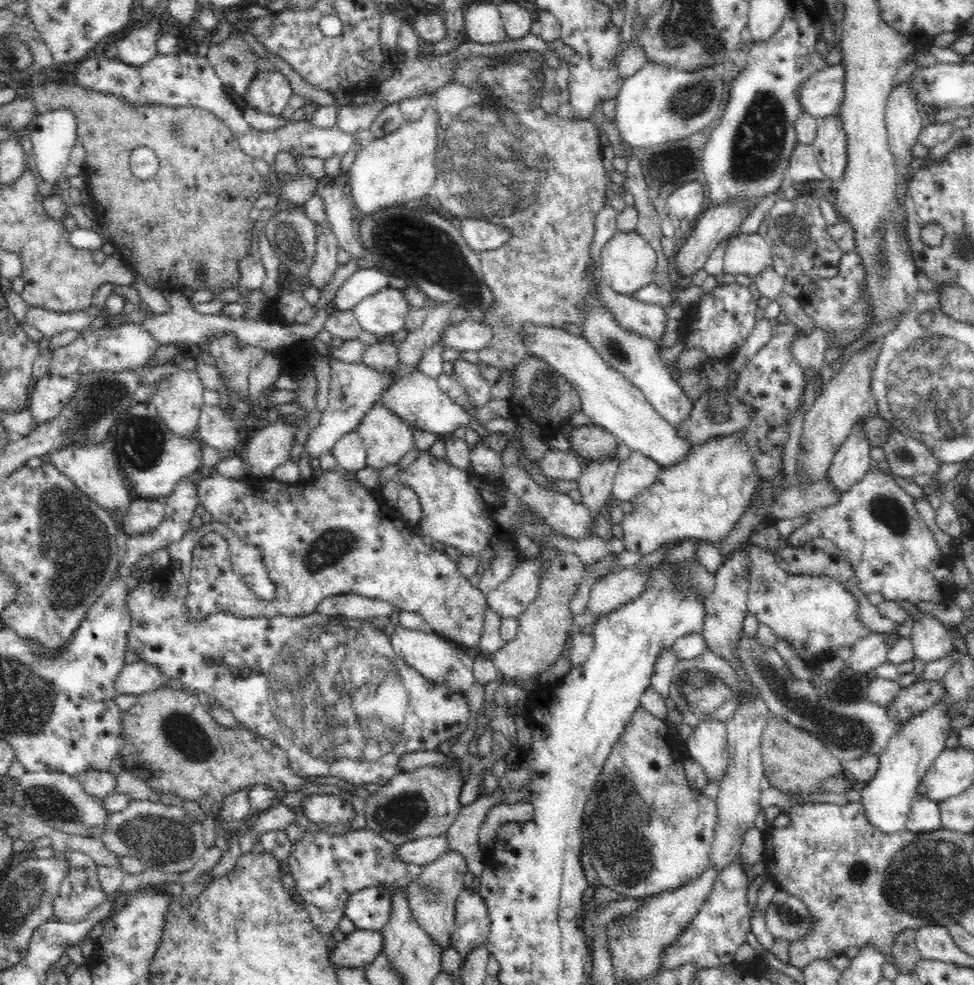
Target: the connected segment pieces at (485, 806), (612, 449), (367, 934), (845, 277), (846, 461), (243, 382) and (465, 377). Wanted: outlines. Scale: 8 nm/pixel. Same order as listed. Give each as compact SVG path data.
M499 788L488 797L478 797L475 801L464 805L446 832L446 847L450 851L459 852L467 862L469 871L480 877L484 870L483 853L478 845L478 830L486 812L495 804L512 804L512 802L528 801L528 791L511 790L504 793Z
M594 423L574 427L568 438L570 451L576 451L587 462L616 457L617 440L612 433Z
M355 929L329 952L329 962L335 968L364 968L382 950L383 935L380 931Z
M850 251L843 254L840 264L840 274L833 278L817 277L805 284L801 288L801 294L798 296L801 307L804 312L811 317L814 327L826 331L828 342L826 349L844 348L858 339L866 330L866 324L870 320L868 313L868 301L862 293L862 284L864 284L865 270L864 265L860 263L858 253Z
M858 420L850 430L846 441L840 445L828 470L827 480L844 493L859 482L872 469L870 450L872 445L863 429L864 421Z
M224 332L208 338L205 353L216 358L217 365L225 371L242 401L248 394L248 374L264 360L267 350L248 345L240 349L234 341L234 333Z
M460 357L453 362L453 377L464 387L468 401L474 409L484 407L491 401L491 384L482 376L477 364Z

